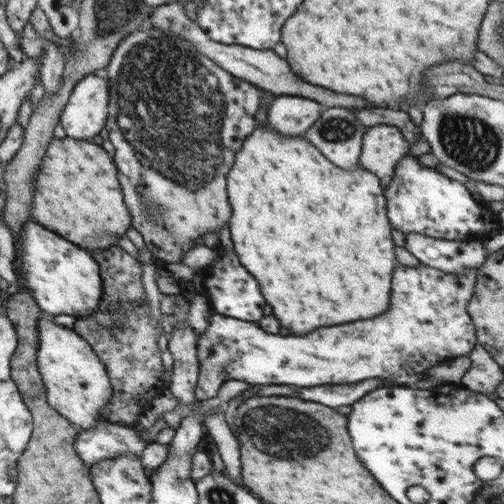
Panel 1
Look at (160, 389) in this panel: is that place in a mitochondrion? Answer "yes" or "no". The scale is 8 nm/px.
no

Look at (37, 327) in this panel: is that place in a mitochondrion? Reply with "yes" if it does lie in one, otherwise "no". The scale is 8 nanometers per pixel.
no

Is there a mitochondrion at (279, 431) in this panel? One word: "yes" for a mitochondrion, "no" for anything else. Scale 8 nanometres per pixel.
yes

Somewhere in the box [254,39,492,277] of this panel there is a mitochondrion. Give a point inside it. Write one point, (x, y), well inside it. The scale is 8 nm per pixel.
(336, 129)

